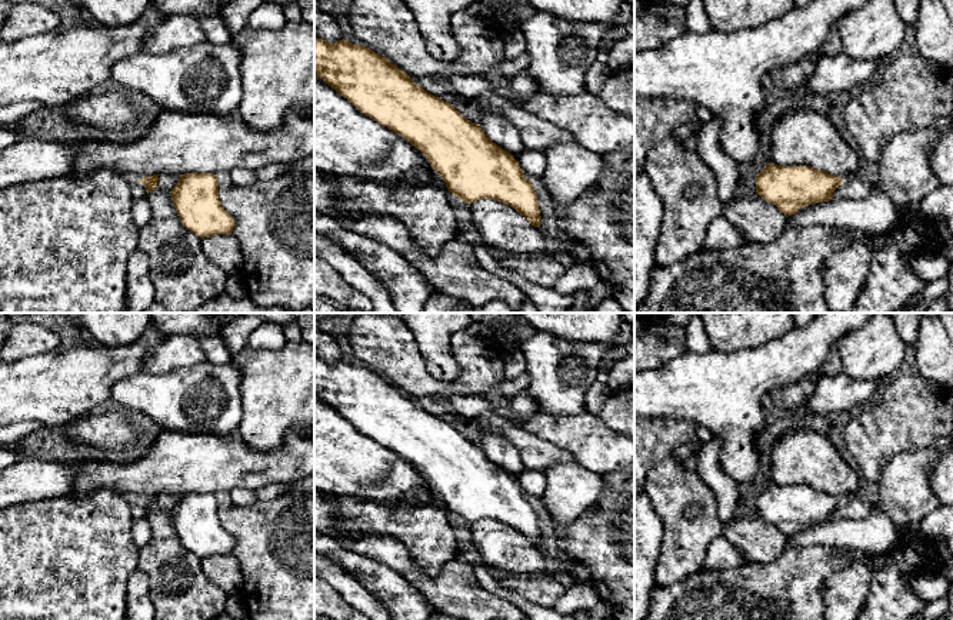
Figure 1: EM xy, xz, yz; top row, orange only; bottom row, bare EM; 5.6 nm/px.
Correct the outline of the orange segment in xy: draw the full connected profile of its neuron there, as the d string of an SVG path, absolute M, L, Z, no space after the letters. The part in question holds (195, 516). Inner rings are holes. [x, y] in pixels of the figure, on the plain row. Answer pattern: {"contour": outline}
{"contour": "M180 494L170 517L181 544L200 559L231 554L236 541L219 520L216 494Z"}

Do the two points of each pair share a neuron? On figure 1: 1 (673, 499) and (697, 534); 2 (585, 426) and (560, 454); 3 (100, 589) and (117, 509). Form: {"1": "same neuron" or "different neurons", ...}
{"1": "same neuron", "2": "different neurons", "3": "same neuron"}

